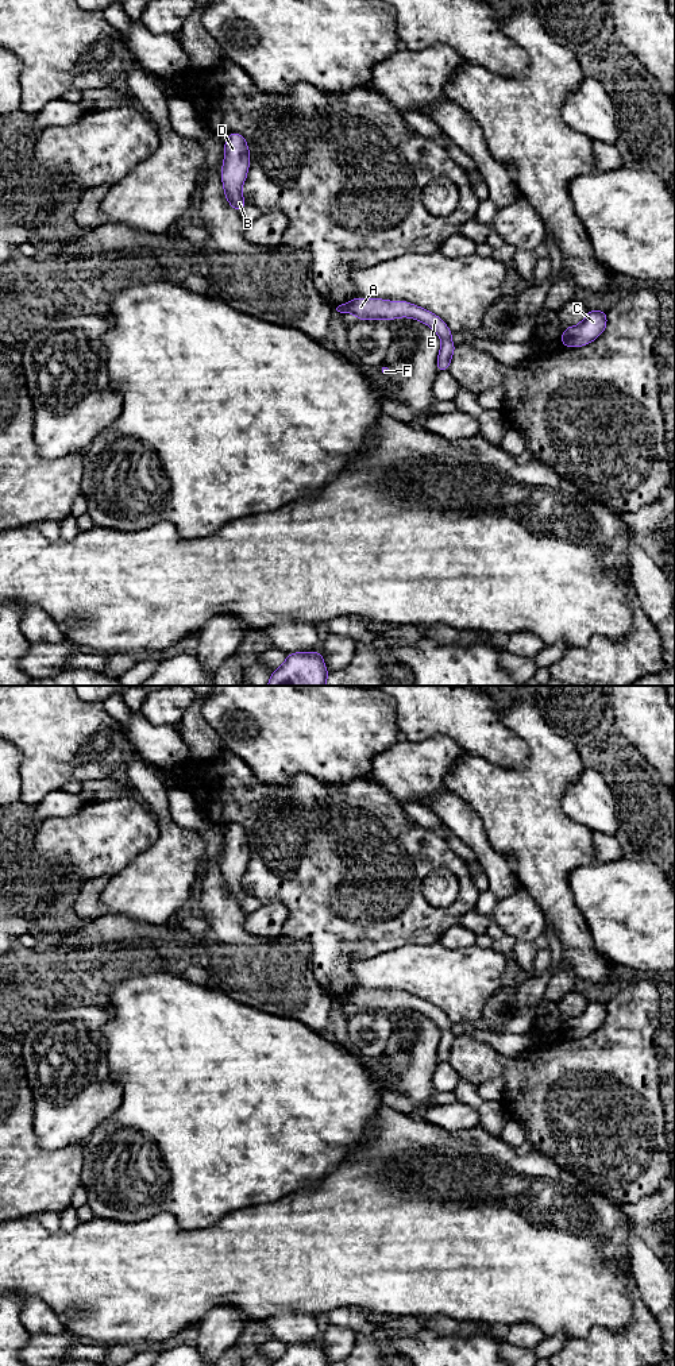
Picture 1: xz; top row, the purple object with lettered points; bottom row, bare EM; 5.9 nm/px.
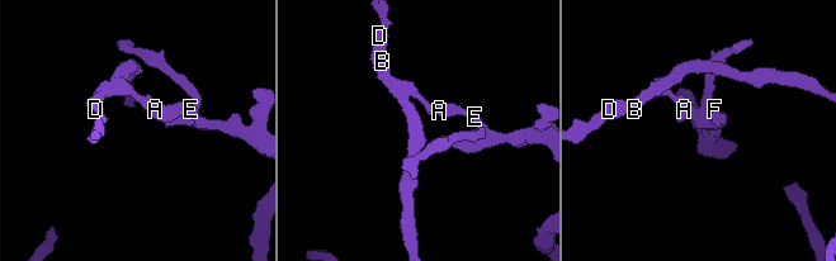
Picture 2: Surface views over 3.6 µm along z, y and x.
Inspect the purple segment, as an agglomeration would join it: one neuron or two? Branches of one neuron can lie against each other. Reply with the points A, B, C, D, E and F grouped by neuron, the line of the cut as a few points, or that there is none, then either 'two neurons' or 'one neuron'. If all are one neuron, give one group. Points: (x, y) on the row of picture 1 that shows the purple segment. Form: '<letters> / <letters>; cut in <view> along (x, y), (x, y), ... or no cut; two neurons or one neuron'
A C E F / B D; cut in xz along (346, 305), (348, 311); two neurons

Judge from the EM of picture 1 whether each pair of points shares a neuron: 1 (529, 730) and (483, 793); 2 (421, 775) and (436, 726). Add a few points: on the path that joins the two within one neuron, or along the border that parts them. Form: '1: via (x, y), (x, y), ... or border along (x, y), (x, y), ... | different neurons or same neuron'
1: via (535, 752), (535, 766), (505, 793) | same neuron
2: border along (402, 736), (411, 740), (450, 737), (463, 749) | different neurons

